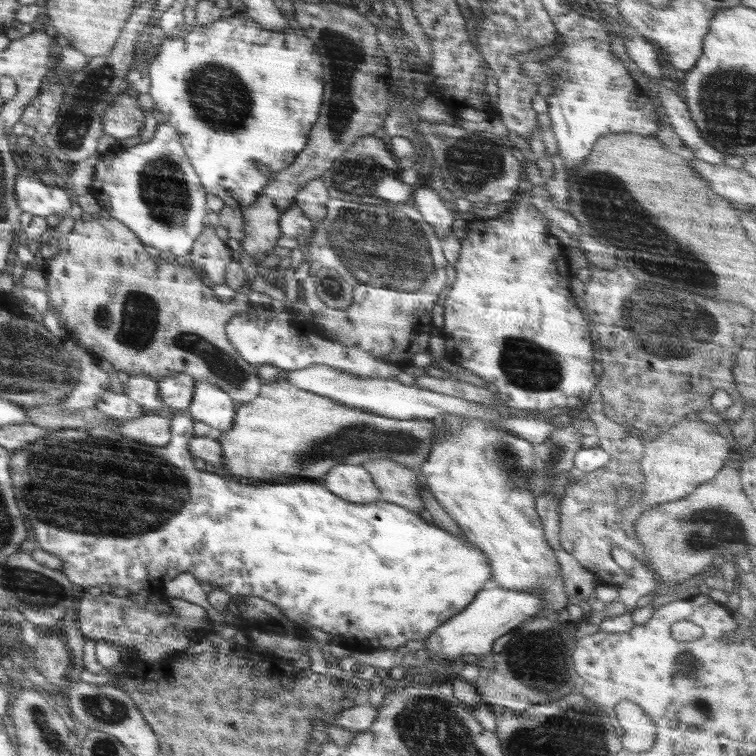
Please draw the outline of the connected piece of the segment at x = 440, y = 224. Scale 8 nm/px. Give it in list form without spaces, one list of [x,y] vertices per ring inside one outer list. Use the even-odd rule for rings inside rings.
[[[414,190],[410,203],[420,211],[439,240],[452,234],[452,224],[458,218],[458,214],[446,207],[436,191]]]

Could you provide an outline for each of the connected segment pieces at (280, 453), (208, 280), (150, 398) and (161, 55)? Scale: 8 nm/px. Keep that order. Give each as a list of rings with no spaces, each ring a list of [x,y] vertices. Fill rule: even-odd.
[[[283,379],[263,382],[260,392],[254,400],[236,407],[234,426],[226,433],[214,433],[222,446],[224,468],[236,478],[248,480],[272,480],[276,474],[284,476],[282,480],[294,478],[320,478],[331,468],[339,464],[362,465],[376,458],[394,460],[413,469],[418,469],[426,462],[432,444],[435,442],[437,421],[428,419],[399,419],[382,416],[372,411],[343,405],[327,396],[316,394]]]
[[[206,221],[204,230],[189,252],[190,256],[185,259],[194,264],[193,271],[197,274],[196,277],[213,289],[214,286],[224,284],[226,266],[233,261],[230,251],[226,242],[216,235],[214,226]]]
[[[132,375],[126,382],[123,392],[138,402],[141,407],[144,407],[148,412],[166,408],[166,403],[160,397],[160,387],[158,381],[145,375]]]
[[[234,12],[232,17],[223,17],[216,22],[207,24],[206,26],[194,26],[194,30],[184,32],[181,36],[168,38],[161,42],[158,47],[156,57],[149,64],[148,74],[150,77],[150,88],[148,92],[154,99],[155,110],[166,124],[174,126],[180,132],[180,142],[184,148],[184,152],[188,155],[192,168],[196,171],[202,186],[206,192],[222,195],[222,199],[233,208],[240,209],[248,208],[250,204],[254,204],[260,196],[260,192],[268,186],[270,182],[270,174],[272,172],[280,172],[288,168],[294,162],[296,155],[304,150],[306,142],[308,142],[308,134],[312,130],[310,124],[314,124],[318,120],[318,114],[322,105],[324,88],[324,70],[318,48],[314,46],[314,42],[308,38],[302,29],[287,29],[284,32],[270,32],[264,30],[260,24],[254,22],[253,18],[248,16],[247,12]],[[210,74],[218,74],[222,76],[222,80],[234,80],[234,82],[208,82]]]

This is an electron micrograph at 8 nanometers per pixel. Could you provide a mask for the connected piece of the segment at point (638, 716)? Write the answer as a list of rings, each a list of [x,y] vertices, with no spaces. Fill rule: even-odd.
[[[630,699],[620,701],[615,708],[618,723],[624,729],[622,746],[630,752],[647,751],[656,740],[656,725],[640,705]]]

